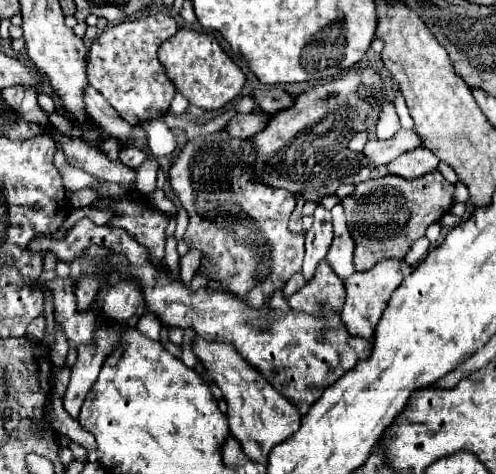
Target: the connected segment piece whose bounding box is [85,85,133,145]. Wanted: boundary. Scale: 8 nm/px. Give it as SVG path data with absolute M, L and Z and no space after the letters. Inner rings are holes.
M91 85L85 89L85 105L95 123L99 123L105 129L105 133L113 135L115 139L119 139L119 143L125 145L125 139L133 127L127 125Z

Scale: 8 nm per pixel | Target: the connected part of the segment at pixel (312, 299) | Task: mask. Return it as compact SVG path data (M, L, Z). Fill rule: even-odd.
M321 261L315 277L301 291L289 297L289 305L293 309L315 315L315 317L323 317L327 311L341 313L343 301L345 301L343 281L331 271L327 261ZM325 305L333 309L321 309Z

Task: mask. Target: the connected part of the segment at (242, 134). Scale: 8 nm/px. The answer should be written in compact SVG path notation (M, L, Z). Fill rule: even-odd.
M245 113L245 115L235 115L225 127L223 131L231 137L237 139L247 139L251 135L255 135L257 131L261 131L265 127L267 115L255 115L255 113Z

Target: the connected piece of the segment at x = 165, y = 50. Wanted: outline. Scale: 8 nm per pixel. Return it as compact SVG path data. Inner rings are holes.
M181 27L171 39L167 39L159 47L159 59L163 67L167 69L169 79L173 81L175 89L181 91L191 105L203 107L207 111L221 109L229 101L237 99L243 85L245 75L237 67L237 63L223 51L223 47L217 43L215 35L195 31L191 27Z

